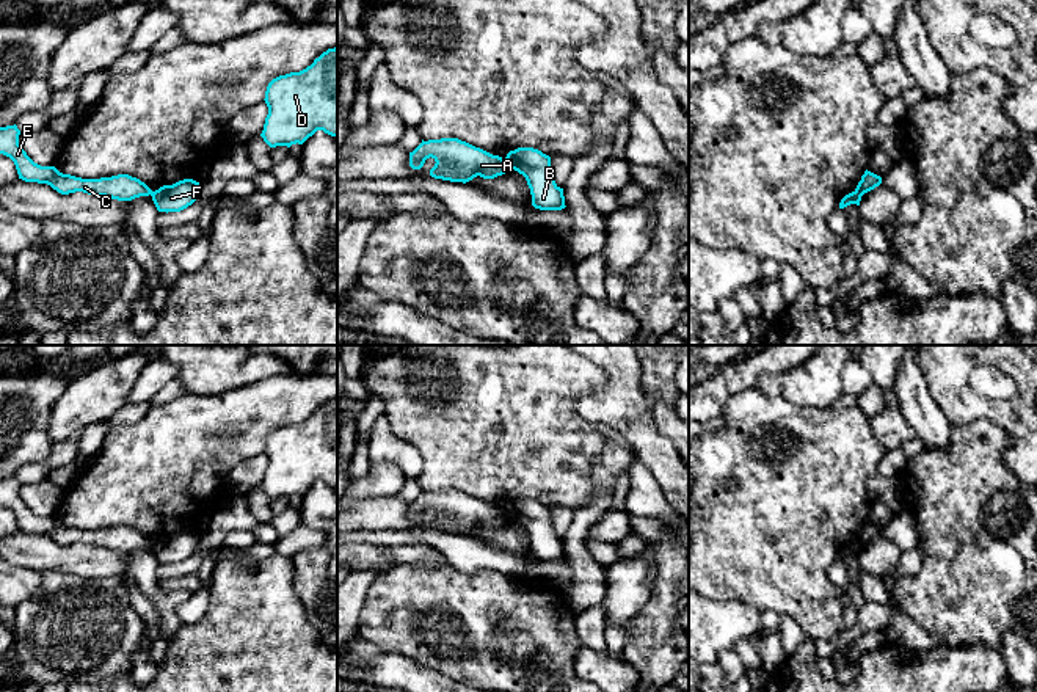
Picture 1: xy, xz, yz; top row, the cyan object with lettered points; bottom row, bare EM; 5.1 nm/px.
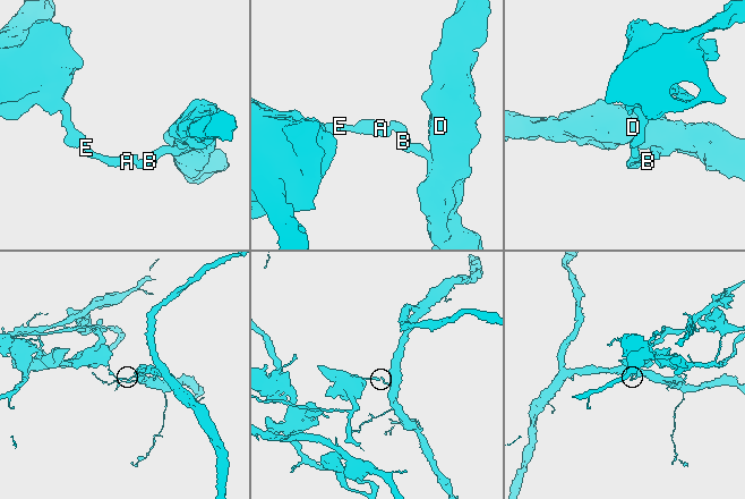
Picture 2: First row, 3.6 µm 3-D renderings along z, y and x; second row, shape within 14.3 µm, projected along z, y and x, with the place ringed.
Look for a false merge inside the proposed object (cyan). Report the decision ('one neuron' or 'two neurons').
two neurons

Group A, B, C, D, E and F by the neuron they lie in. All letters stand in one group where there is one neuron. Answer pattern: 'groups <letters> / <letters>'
groups A C E / B D F

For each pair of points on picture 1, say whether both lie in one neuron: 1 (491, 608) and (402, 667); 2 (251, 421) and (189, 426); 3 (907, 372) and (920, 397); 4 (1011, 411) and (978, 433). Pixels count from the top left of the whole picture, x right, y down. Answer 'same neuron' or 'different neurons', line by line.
1: different neurons
2: same neuron
3: same neuron
4: different neurons

